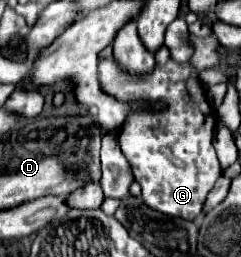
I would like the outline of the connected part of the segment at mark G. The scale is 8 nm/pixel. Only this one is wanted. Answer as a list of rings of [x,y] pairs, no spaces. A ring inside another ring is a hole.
[[[215,35],[211,37],[191,37],[193,47],[195,47],[195,55],[189,63],[175,63],[173,59],[169,59],[165,65],[155,65],[153,73],[149,75],[125,75],[117,63],[111,63],[111,57],[99,63],[99,81],[103,91],[109,91],[109,95],[117,95],[117,99],[127,101],[127,99],[149,99],[149,101],[165,101],[169,107],[165,113],[149,113],[149,111],[139,111],[129,115],[129,123],[125,123],[125,127],[121,127],[119,131],[119,143],[123,149],[123,155],[129,159],[135,179],[141,185],[143,191],[143,201],[147,207],[169,215],[169,217],[181,217],[187,221],[195,221],[205,205],[207,193],[213,189],[215,181],[221,177],[221,165],[213,147],[213,135],[215,135],[215,125],[217,125],[217,117],[215,117],[215,109],[209,107],[209,101],[205,97],[205,87],[199,81],[199,73],[203,69],[215,69],[221,55],[217,53],[219,49],[219,41]]]

